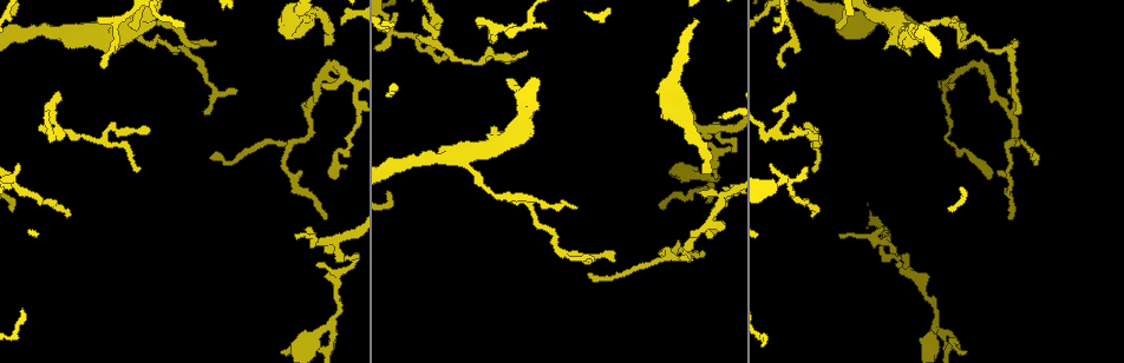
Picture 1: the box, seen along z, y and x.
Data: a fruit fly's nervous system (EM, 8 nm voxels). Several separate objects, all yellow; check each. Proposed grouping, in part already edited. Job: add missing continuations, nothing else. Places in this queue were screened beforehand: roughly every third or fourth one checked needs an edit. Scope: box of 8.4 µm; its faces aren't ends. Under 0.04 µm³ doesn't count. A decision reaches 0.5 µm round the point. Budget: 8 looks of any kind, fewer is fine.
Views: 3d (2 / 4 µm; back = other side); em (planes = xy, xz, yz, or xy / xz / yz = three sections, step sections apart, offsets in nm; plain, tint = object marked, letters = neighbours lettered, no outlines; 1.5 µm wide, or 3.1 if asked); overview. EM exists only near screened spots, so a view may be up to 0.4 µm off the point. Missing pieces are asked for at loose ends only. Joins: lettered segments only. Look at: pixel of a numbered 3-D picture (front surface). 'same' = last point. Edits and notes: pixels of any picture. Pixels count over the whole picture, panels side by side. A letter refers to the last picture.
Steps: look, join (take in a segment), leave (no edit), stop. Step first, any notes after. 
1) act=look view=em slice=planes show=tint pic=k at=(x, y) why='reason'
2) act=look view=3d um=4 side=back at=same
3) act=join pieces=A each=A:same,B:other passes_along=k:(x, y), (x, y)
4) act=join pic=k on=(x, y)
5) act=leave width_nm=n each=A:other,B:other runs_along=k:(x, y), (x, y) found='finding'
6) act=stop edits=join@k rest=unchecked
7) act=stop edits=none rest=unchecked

act=look view=3d um=4 pic=1 at=(702, 172) why='branch stops here'

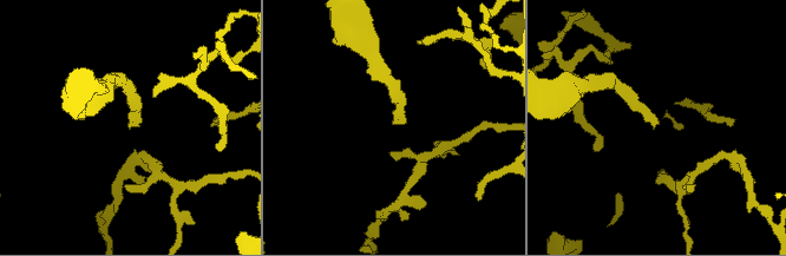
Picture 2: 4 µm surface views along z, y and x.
act=look view=em slice=xy step=8 show=letters pic=2 at=(394, 122)

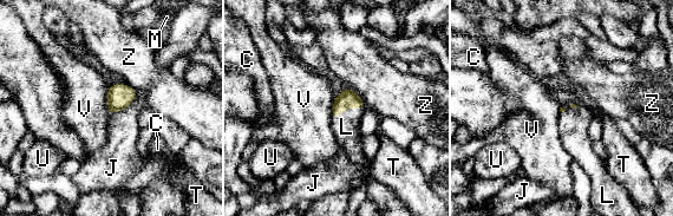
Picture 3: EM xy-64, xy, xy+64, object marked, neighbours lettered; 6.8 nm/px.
act=join pieces=L each=C:other,J:other,L:same,M:other,T:other,U:other,V:other,Z:other passes_along=3:(346, 99), (347, 108), (346, 126) found='the neuron continues'

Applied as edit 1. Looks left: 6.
act=look view=overview why='see it whole again'

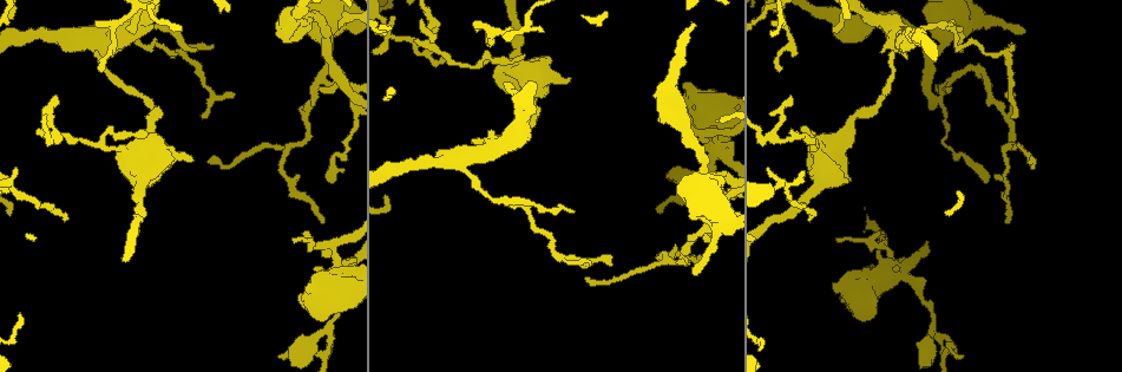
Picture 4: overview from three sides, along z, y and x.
act=look view=3d um=4 pic=4 at=(699, 257) why='branch stops here'

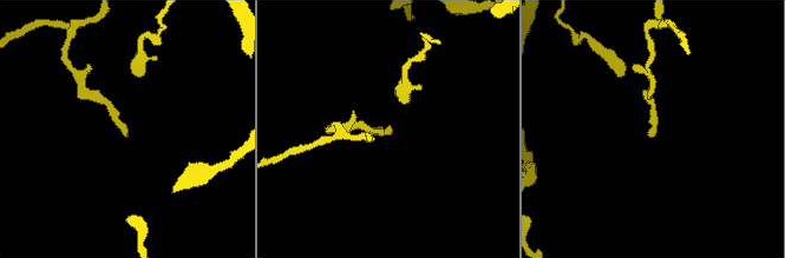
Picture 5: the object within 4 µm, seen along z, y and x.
act=look view=em slice=planes show=letters pic=5 at=(390, 129) why='now the EM'

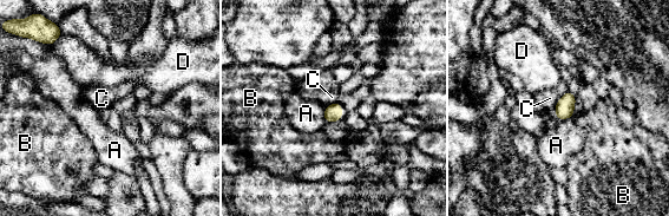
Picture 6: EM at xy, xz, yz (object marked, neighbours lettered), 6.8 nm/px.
act=leave width_nm=120 each=A:other,B:other,C:other,D:other found='none of them fits'

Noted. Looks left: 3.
act=look view=3d um=2 pic=4 at=(591, 264) why='tapers out'

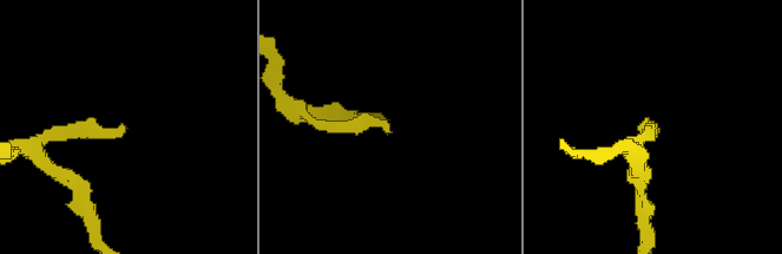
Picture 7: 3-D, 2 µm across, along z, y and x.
act=look view=em slice=planes show=letters pic=7 at=(388, 128)

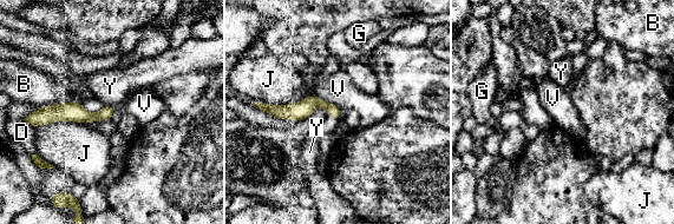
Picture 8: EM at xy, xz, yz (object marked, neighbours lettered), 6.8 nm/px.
act=leave width_nm=80 each=B:other,D:other,G:other,J:other,V:other,Y:other found='no lettered segment goes on from it'

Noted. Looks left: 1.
act=stop edits=join@3 rest=unchecked

